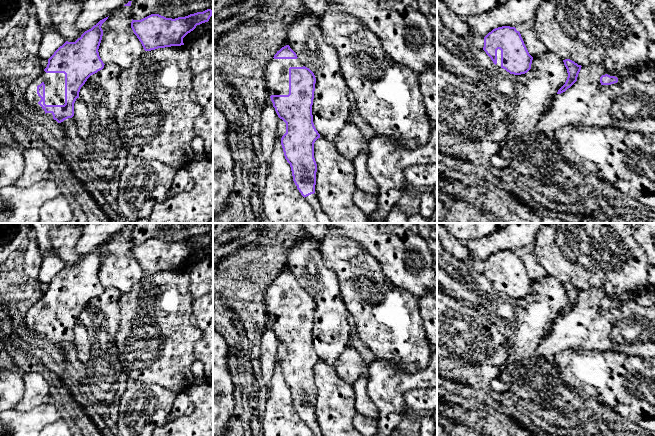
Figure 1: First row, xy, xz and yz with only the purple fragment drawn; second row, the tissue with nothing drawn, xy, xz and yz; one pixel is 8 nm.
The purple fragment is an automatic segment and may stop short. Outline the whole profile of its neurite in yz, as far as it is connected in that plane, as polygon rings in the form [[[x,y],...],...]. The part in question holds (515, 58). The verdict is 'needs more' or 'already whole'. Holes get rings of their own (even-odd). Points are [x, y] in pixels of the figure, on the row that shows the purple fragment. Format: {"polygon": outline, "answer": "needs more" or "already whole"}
{"polygon": [[[515,27],[493,29],[484,37],[483,50],[496,66],[510,74],[521,75],[531,69],[533,57]]], "answer": "needs more"}

